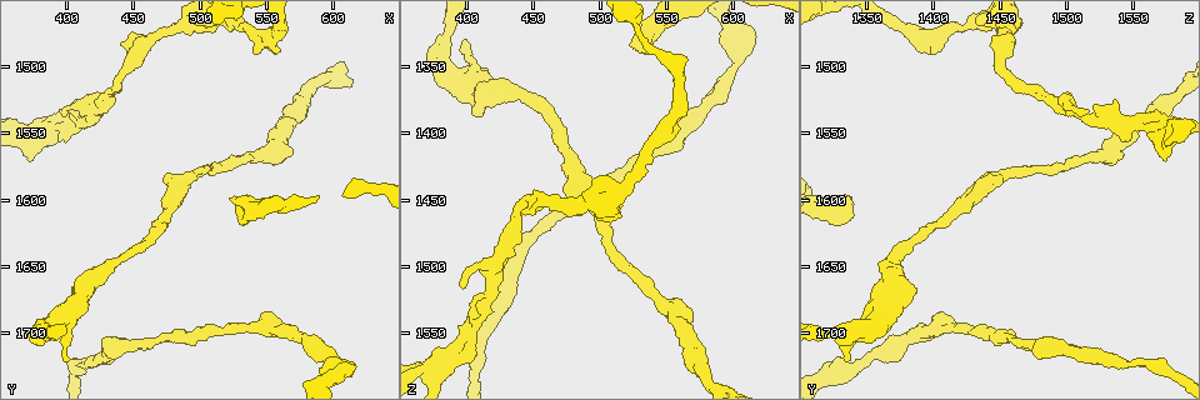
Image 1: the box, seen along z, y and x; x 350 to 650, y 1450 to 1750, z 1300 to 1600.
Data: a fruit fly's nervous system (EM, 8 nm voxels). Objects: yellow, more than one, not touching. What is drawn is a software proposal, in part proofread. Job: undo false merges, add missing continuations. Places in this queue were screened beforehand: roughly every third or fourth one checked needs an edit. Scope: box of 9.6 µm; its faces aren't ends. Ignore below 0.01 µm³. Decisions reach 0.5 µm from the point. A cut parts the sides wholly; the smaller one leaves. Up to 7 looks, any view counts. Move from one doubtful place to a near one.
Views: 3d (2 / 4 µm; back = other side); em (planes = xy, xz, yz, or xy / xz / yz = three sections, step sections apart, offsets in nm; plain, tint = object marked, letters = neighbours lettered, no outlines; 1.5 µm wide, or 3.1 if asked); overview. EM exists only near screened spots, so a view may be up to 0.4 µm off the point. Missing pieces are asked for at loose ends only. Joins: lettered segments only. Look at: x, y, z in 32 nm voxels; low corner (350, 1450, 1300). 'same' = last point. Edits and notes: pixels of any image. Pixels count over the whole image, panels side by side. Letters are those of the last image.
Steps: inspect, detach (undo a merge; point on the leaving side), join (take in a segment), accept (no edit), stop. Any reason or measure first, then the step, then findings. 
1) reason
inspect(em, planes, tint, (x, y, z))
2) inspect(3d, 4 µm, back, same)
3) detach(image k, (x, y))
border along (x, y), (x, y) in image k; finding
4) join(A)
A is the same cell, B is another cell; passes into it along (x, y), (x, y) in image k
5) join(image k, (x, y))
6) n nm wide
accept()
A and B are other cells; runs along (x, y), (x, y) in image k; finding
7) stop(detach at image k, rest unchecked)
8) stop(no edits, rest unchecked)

thin end
inspect(3d, 2 µm, (396, 1722, 1336))

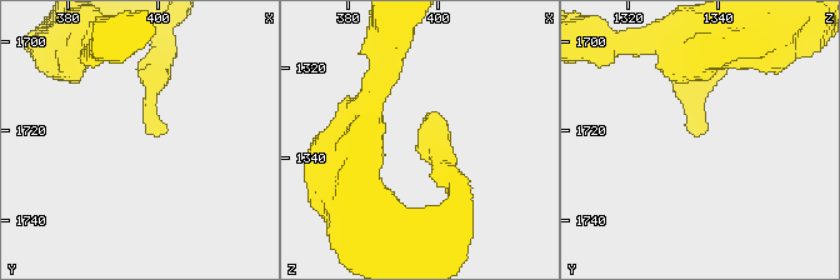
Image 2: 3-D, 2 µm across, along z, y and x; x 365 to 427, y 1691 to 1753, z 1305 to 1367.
inspect(em, xz, step 4, letters, (397, 1721, 1337))

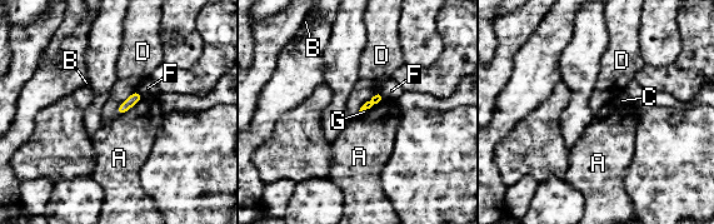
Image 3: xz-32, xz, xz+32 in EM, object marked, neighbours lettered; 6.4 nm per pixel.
accept()
A, B, C, D, F and G are other cells; none of them fits

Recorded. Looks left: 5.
sharp bend
inspect(em, planes, plain, (408, 1542, 1538))

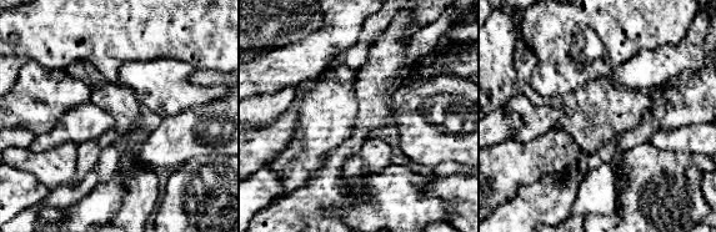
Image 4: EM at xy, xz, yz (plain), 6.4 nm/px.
inspect(em, planes, letters, same)

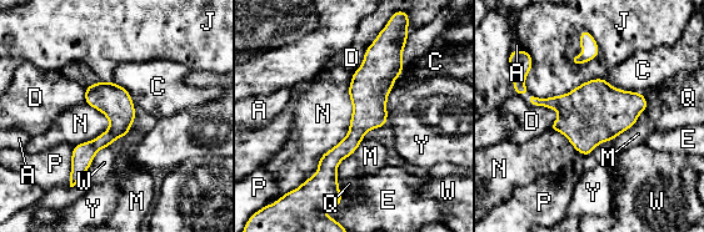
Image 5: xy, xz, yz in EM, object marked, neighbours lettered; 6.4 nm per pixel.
accept()
A, C, D, E, J, M, N, P, Q, W and Y are other cells; border along (354, 72), (349, 131), (300, 183) in image 5; continuous, no second neuron

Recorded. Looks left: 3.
an open end
inspect(3d, 4 µm, (370, 1568, 1576))

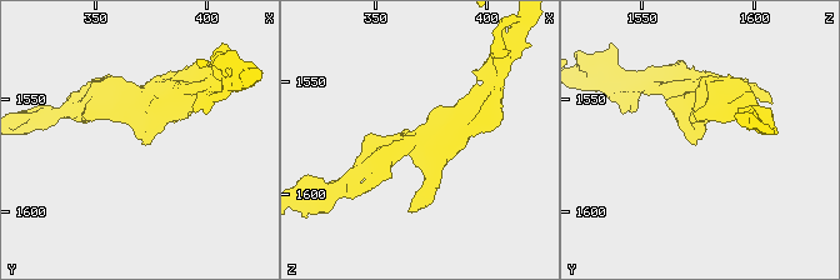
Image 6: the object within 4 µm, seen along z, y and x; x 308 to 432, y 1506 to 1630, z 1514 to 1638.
shape alone is not enough
inspect(em, xz, step 8, plain, (368, 1568, 1577))

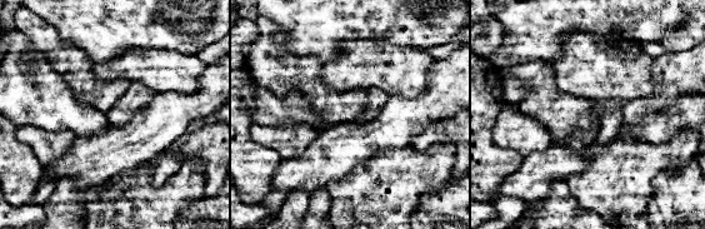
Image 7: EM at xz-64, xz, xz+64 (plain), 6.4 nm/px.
inspect(em, xz, step 8, letters, same)

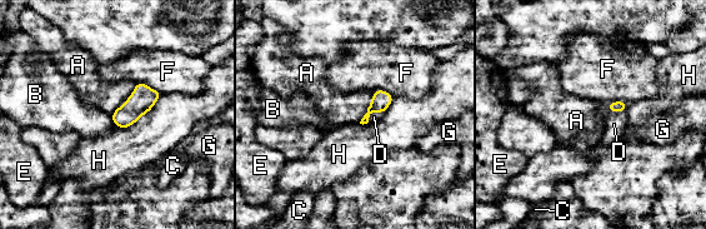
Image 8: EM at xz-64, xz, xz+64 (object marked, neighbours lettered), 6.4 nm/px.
join(D)
D is the same cell, A, B, C, E, F, G and H are other cells; passes into it along (381, 99), (372, 111), (374, 117) in image 8; it goes on there

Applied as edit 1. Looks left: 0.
stop(join at image 8, rest unchecked)

